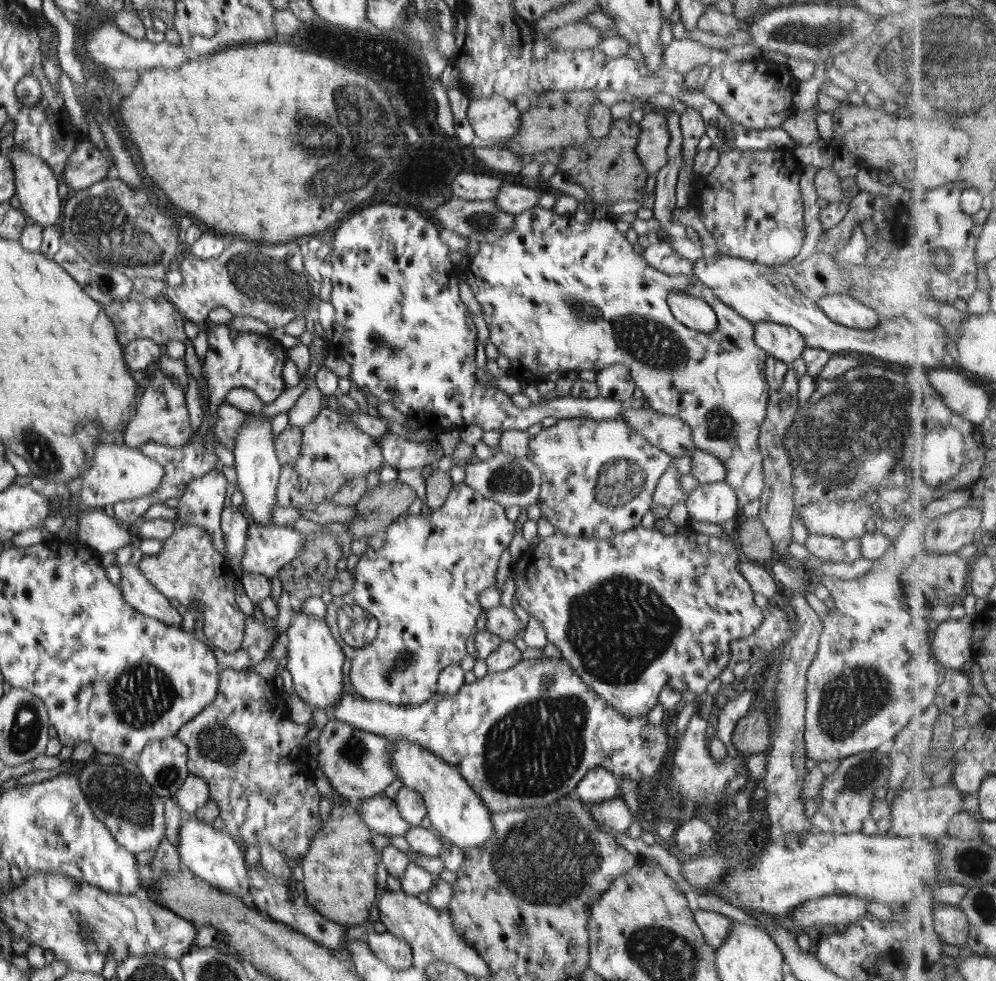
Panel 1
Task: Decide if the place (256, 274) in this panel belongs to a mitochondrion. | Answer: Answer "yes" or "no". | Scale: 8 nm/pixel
yes

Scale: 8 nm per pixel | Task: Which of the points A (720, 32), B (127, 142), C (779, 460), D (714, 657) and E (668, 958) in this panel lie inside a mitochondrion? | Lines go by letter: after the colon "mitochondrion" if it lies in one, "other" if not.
A: other
B: other
C: mitochondrion
D: other
E: mitochondrion

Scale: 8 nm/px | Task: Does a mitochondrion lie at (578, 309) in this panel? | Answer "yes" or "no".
yes

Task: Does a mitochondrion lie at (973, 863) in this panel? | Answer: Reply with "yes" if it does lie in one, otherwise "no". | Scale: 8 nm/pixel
yes

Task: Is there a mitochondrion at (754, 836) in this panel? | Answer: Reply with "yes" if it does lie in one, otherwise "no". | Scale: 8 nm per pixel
no

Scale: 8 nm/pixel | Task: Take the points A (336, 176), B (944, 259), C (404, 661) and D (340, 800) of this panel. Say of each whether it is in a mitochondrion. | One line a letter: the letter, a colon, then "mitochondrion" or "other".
A: mitochondrion
B: mitochondrion
C: mitochondrion
D: other

